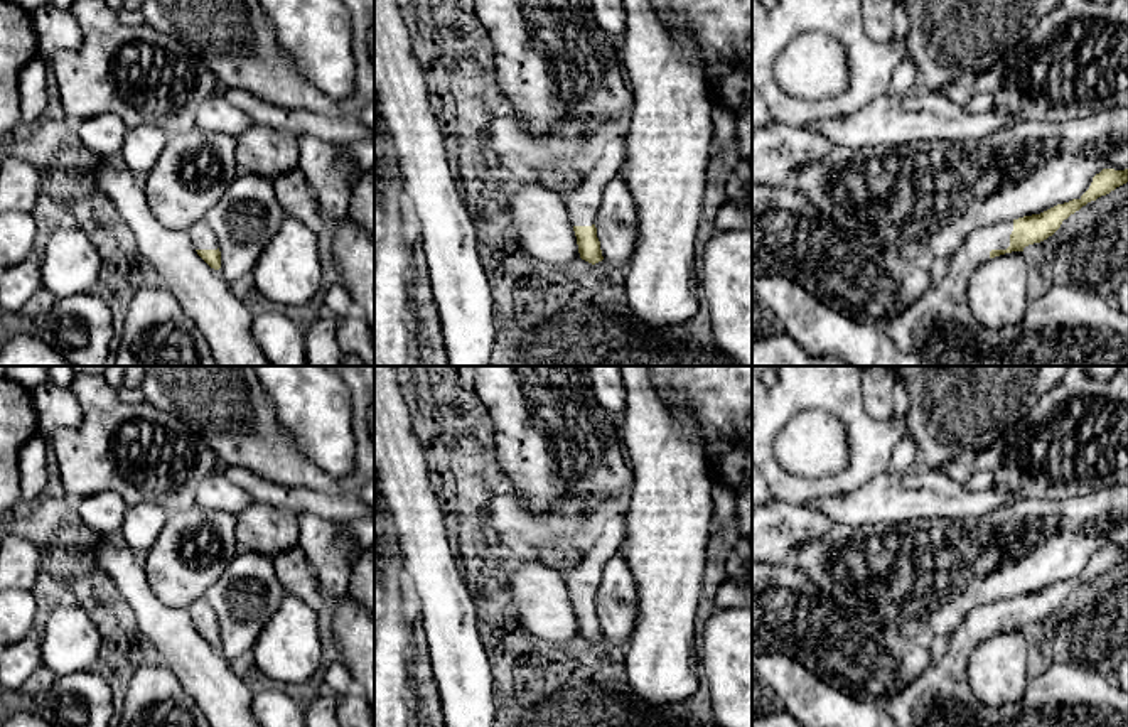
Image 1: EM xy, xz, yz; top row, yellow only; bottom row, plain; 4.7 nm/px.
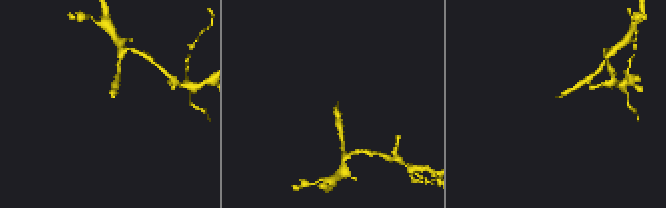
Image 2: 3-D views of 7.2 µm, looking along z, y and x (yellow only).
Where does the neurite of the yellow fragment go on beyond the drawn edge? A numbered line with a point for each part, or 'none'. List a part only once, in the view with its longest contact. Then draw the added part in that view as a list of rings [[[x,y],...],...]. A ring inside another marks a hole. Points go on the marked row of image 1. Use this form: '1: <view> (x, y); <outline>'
1: yz (1066, 326); [[[1013,221],[976,229],[949,258],[944,280],[929,287],[902,314],[885,320],[885,336],[902,351],[919,353],[948,366],[1128,366],[1128,315],[1116,305],[1086,288],[1052,287],[1035,300],[1029,300],[1020,324],[993,332],[985,329],[970,309],[968,278],[973,270],[990,260],[991,250],[1007,250]]]

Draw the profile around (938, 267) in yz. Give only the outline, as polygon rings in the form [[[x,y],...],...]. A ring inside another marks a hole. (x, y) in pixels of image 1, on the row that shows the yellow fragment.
[[[929,258],[929,260],[926,260],[926,265],[927,265],[927,270],[929,270],[931,287],[939,285],[944,280],[948,270],[949,270],[948,258]]]

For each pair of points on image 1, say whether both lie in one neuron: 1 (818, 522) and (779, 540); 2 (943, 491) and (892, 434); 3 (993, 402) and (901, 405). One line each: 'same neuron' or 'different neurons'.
1: same neuron
2: different neurons
3: different neurons

